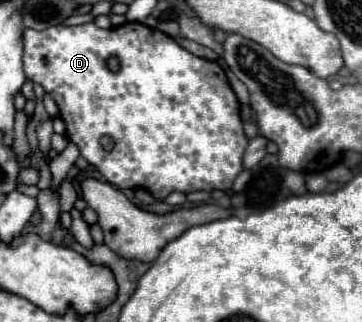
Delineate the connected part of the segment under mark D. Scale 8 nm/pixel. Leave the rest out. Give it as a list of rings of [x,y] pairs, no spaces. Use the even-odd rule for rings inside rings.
[[[87,22],[87,24],[81,24],[81,26],[51,26],[43,32],[37,32],[37,30],[25,30],[23,32],[23,42],[25,42],[25,54],[23,54],[23,64],[25,64],[25,74],[29,80],[41,84],[45,88],[45,92],[55,100],[55,104],[59,106],[59,114],[61,118],[65,120],[65,126],[67,126],[67,132],[65,136],[75,142],[81,150],[81,156],[93,164],[109,184],[117,186],[117,188],[145,188],[149,190],[155,198],[163,200],[169,192],[177,190],[177,192],[193,192],[193,190],[231,190],[231,184],[235,180],[235,176],[243,170],[243,164],[241,164],[241,158],[243,158],[243,150],[247,146],[247,138],[243,134],[243,122],[241,122],[241,116],[239,116],[239,100],[237,96],[233,94],[229,82],[227,82],[227,76],[223,72],[223,68],[217,64],[217,62],[209,62],[209,60],[203,60],[203,58],[197,58],[193,56],[191,52],[187,52],[185,48],[181,48],[173,38],[169,38],[167,34],[155,30],[155,28],[149,28],[145,24],[139,24],[139,22],[127,22],[123,26],[117,26],[117,28],[109,28],[109,30],[101,30],[97,28],[93,22]],[[109,56],[115,56],[119,58],[119,72],[111,72],[107,68],[107,58]],[[101,136],[111,136],[115,146],[113,150],[103,150],[103,146],[99,144],[99,138]]]

